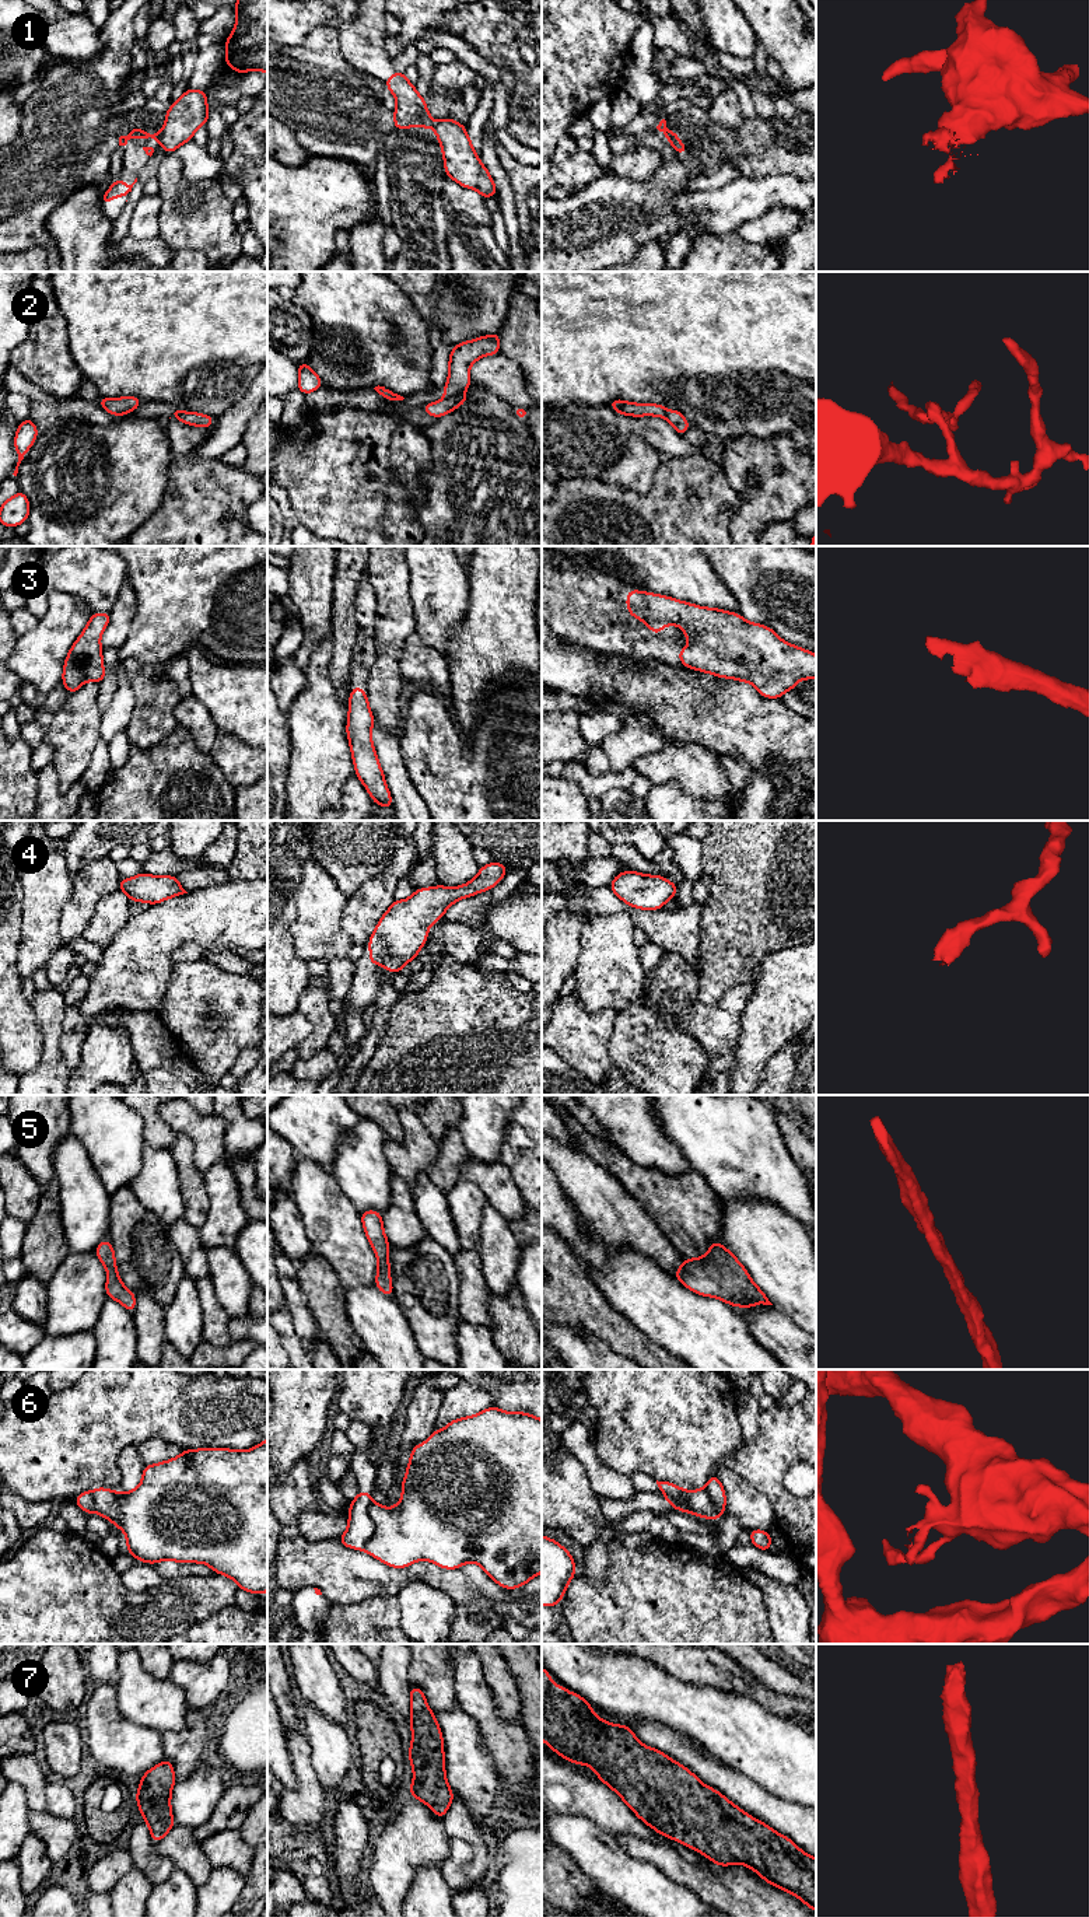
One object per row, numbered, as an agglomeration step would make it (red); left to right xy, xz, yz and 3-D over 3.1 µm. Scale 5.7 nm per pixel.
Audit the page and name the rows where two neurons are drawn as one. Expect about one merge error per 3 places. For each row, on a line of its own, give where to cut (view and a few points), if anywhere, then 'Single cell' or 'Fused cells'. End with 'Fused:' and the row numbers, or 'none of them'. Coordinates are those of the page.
1: Split along xy (163, 132), (158, 139). Fused cells
2: Split along xz (461, 391), (445, 398). Fused cells
3: No split. Single cell
4: No split. Single cell
5: No split. Single cell
6: Split along xz (373, 1501), (368, 1507), (373, 1535), (363, 1549). Fused cells
7: No split. Single cell
Fused: 1, 2, 6

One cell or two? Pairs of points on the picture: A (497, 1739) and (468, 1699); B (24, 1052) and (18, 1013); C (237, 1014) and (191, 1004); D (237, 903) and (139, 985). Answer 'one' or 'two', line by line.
A: one
B: one
C: one
D: one

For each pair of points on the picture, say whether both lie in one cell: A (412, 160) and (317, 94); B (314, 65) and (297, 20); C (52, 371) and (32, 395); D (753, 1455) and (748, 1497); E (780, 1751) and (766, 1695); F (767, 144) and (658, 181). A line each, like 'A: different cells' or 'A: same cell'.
A: different cells
B: different cells
C: different cells
D: different cells
E: different cells
F: different cells

